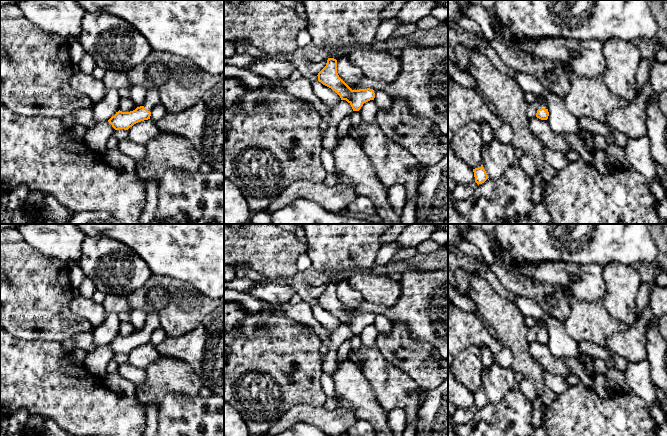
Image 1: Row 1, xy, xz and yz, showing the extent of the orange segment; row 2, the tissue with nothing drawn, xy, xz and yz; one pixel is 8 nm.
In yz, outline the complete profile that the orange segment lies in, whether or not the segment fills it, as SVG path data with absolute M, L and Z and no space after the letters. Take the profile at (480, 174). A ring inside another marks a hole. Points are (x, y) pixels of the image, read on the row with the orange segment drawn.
M483 166L473 169L475 182L479 185L484 183L489 177Z

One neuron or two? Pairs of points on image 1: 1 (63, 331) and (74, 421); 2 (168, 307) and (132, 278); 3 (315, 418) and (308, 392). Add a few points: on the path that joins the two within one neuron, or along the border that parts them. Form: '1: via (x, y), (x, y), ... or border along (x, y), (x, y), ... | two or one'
1: border along (37, 339), (57, 340), (60, 342) | two
2: border along (152, 274), (141, 286), (133, 290), (126, 297) | two
3: border along (322, 405), (295, 404), (288, 410) | two

